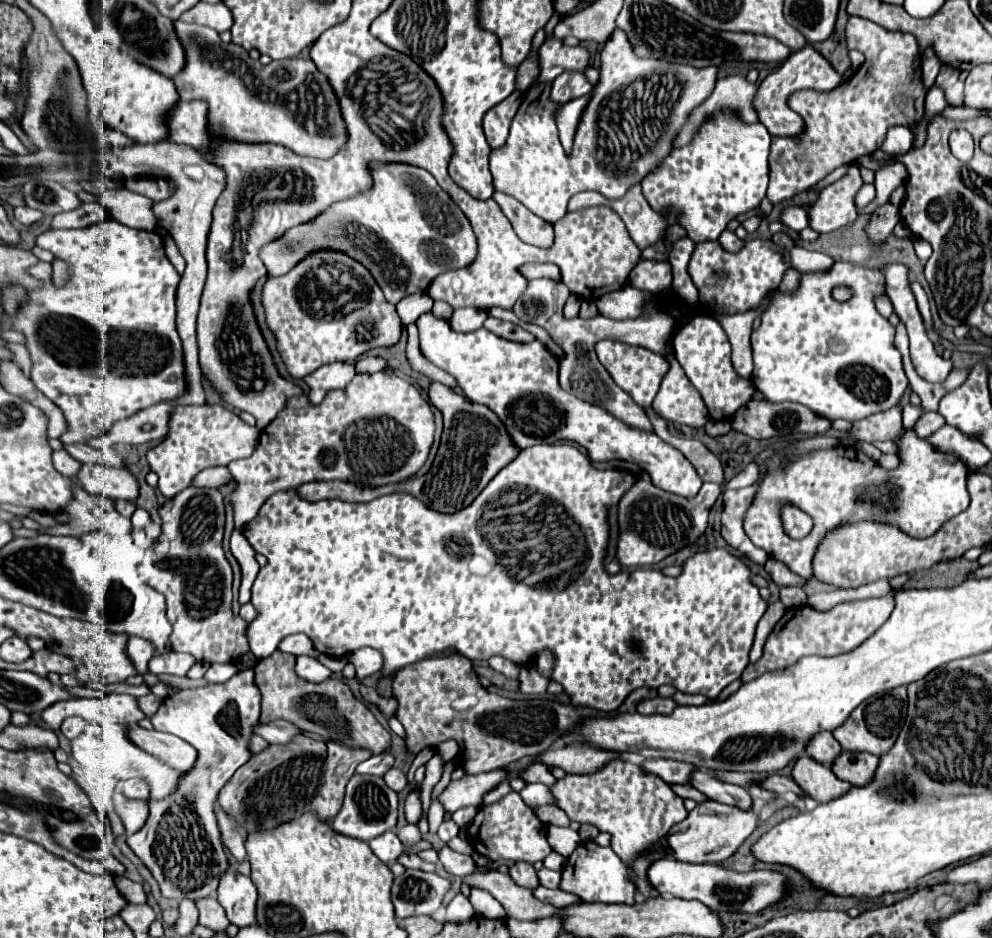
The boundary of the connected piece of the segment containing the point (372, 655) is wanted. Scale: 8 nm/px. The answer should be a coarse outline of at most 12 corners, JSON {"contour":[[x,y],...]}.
{"contour":[[359,648],[347,658],[363,680],[383,668],[375,648]]}

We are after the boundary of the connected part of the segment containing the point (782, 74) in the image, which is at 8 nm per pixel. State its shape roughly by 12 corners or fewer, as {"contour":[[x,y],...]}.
{"contour":[[813,46],[793,52],[759,85],[754,107],[771,136],[797,138],[787,106],[801,88],[833,90],[843,78]]}

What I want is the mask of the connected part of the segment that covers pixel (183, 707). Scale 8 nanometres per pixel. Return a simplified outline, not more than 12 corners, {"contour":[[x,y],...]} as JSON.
{"contour":[[247,668],[179,690],[155,730],[197,750],[127,844],[163,898],[207,898],[229,856],[213,804],[253,756],[261,694]]}

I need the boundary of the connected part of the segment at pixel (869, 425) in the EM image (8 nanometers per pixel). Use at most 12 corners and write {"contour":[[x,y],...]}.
{"contour":[[901,406],[853,422],[840,443],[893,440],[903,432]]}

